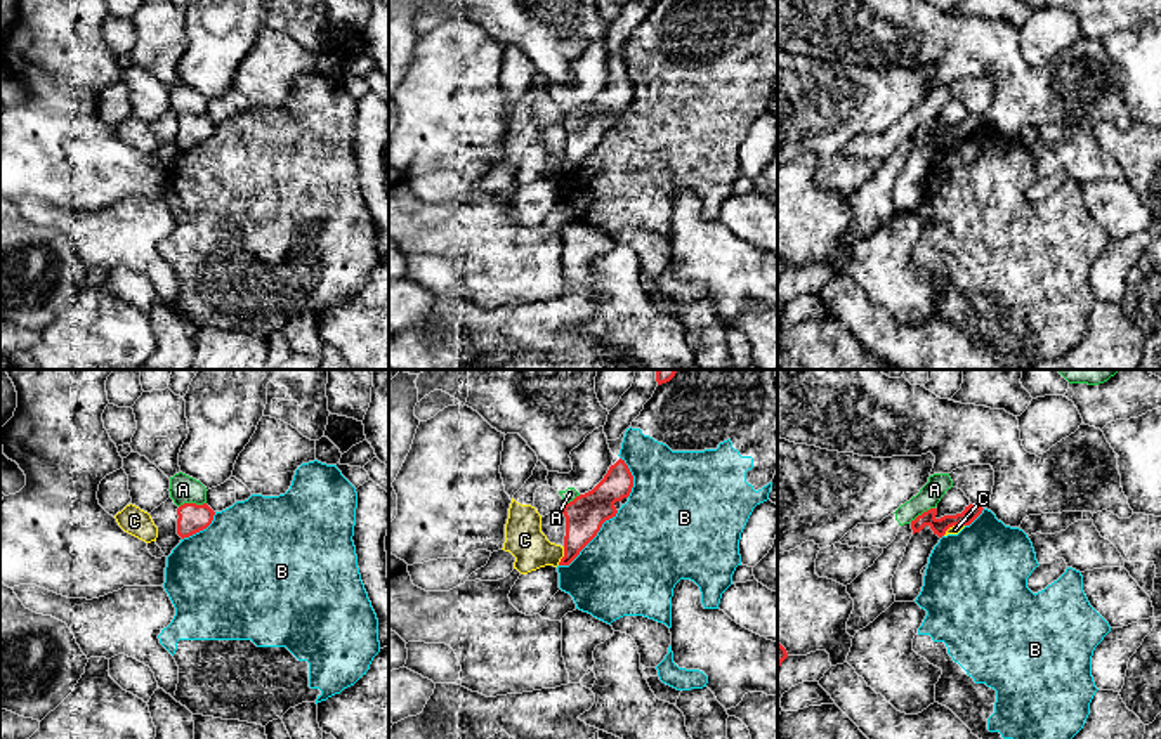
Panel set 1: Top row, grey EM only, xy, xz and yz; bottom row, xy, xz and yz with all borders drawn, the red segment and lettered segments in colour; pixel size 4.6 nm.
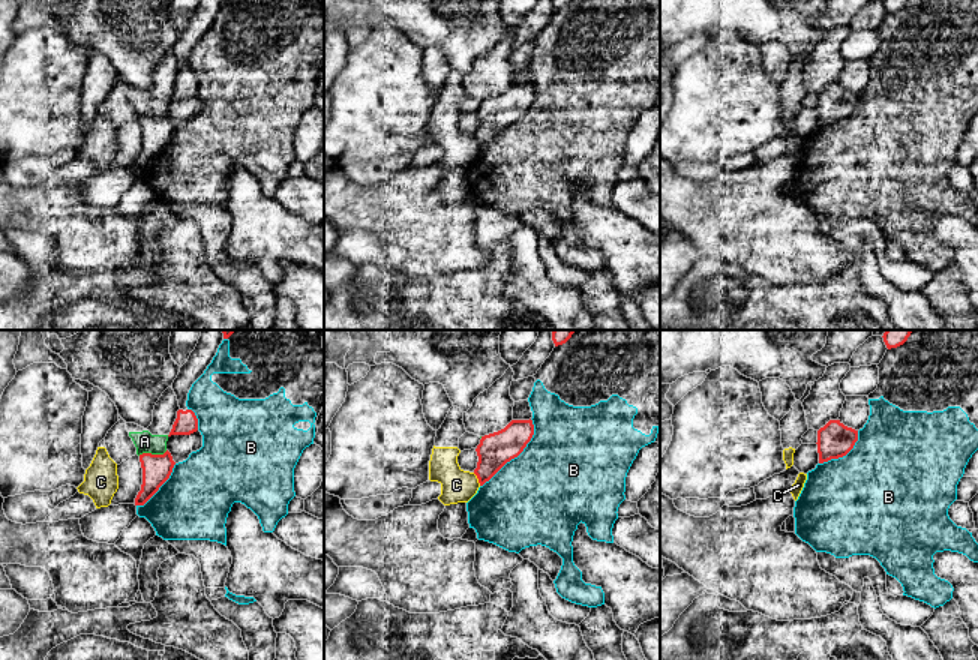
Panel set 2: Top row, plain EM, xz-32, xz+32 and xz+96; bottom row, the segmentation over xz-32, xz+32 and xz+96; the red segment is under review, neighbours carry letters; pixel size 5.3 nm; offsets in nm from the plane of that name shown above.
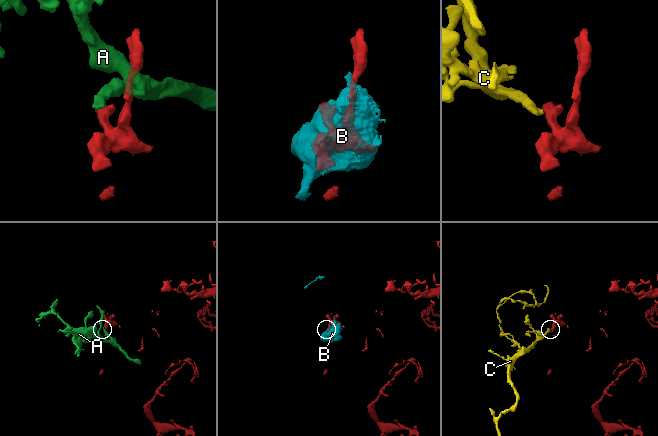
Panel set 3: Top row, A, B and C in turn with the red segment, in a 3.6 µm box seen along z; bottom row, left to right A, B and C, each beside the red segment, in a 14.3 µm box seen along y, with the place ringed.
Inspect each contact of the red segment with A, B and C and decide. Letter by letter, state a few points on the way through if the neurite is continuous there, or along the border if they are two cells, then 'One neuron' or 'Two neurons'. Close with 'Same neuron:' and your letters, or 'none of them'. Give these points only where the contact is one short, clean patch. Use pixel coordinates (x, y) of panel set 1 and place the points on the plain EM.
A: Boundary: xy (205, 113), (183, 115), (179, 118). Two neurons
B: Two neurons
C: Boundary: xz (564, 158), (564, 167), (557, 176). Two neurons
Same neuron: none of them

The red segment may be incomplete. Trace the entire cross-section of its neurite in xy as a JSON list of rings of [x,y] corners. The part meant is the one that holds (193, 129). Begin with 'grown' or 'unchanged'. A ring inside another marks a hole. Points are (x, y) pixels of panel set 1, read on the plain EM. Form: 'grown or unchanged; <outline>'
unchanged; [[[184,114],[177,120],[177,127],[177,146],[184,151],[207,141],[215,123],[207,114]]]

